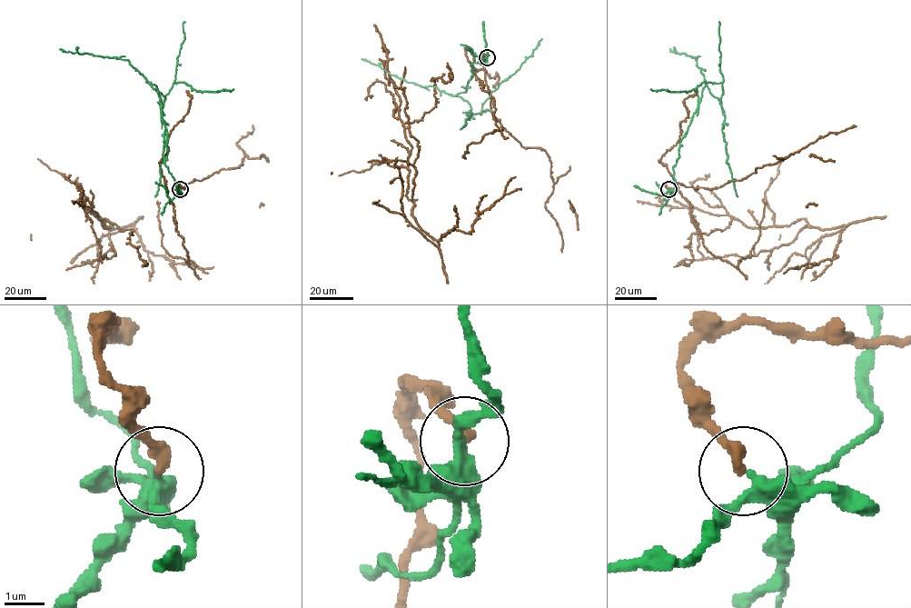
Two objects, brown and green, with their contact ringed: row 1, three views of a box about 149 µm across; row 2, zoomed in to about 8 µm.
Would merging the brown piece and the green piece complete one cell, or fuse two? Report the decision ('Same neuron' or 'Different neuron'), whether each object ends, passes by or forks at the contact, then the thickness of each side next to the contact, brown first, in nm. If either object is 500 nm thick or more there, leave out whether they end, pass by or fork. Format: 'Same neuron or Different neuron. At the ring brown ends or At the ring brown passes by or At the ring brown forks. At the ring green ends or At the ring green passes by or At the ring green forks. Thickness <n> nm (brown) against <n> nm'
Different neuron. At the ring brown ends. At the ring green passes by. Thickness 340 nm (brown) against 320 nm

